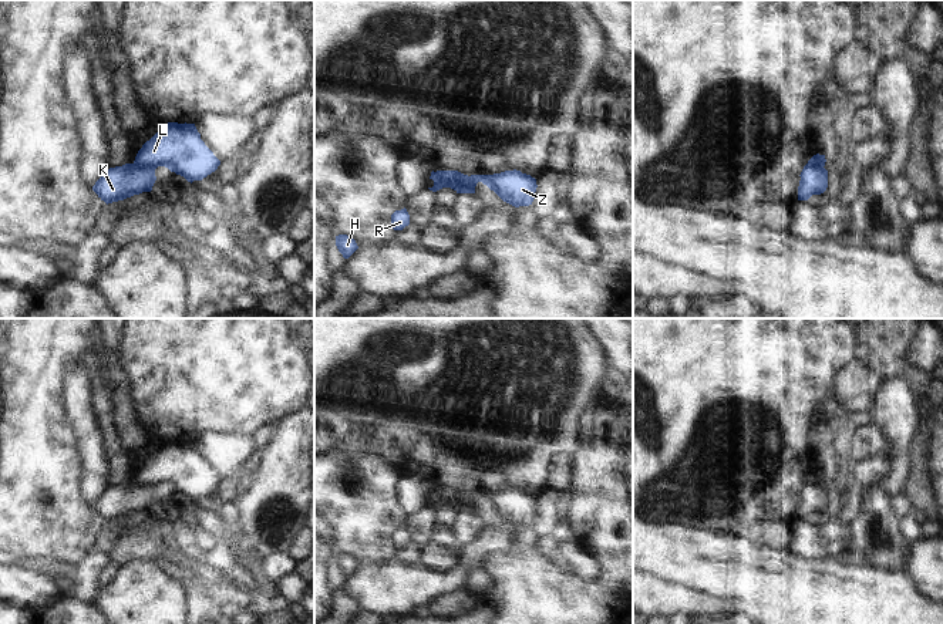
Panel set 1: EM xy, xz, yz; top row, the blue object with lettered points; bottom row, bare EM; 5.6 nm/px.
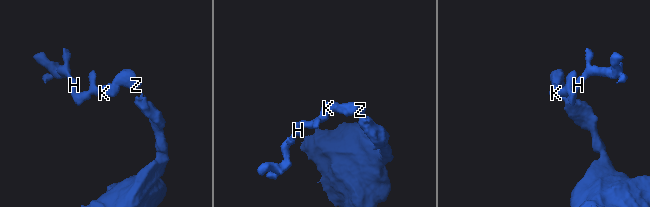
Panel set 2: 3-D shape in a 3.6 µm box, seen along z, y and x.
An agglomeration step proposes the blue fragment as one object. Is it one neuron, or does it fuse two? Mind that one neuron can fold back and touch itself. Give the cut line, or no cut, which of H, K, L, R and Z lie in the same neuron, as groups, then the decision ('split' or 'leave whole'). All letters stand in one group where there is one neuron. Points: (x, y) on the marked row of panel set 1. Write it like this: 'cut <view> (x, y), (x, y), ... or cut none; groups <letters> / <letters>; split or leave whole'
cut xz (472, 178), (467, 182), (460, 182), (454, 189); groups H K R / L Z; split

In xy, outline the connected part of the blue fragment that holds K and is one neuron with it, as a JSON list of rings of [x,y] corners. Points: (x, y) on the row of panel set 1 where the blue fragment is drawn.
[[[125,163],[107,169],[92,190],[108,205],[142,192],[151,192],[155,181],[155,169]]]

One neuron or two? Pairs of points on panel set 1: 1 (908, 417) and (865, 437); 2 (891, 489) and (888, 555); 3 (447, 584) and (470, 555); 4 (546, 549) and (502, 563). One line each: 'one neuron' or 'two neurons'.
1: two neurons
2: two neurons
3: one neuron
4: two neurons

